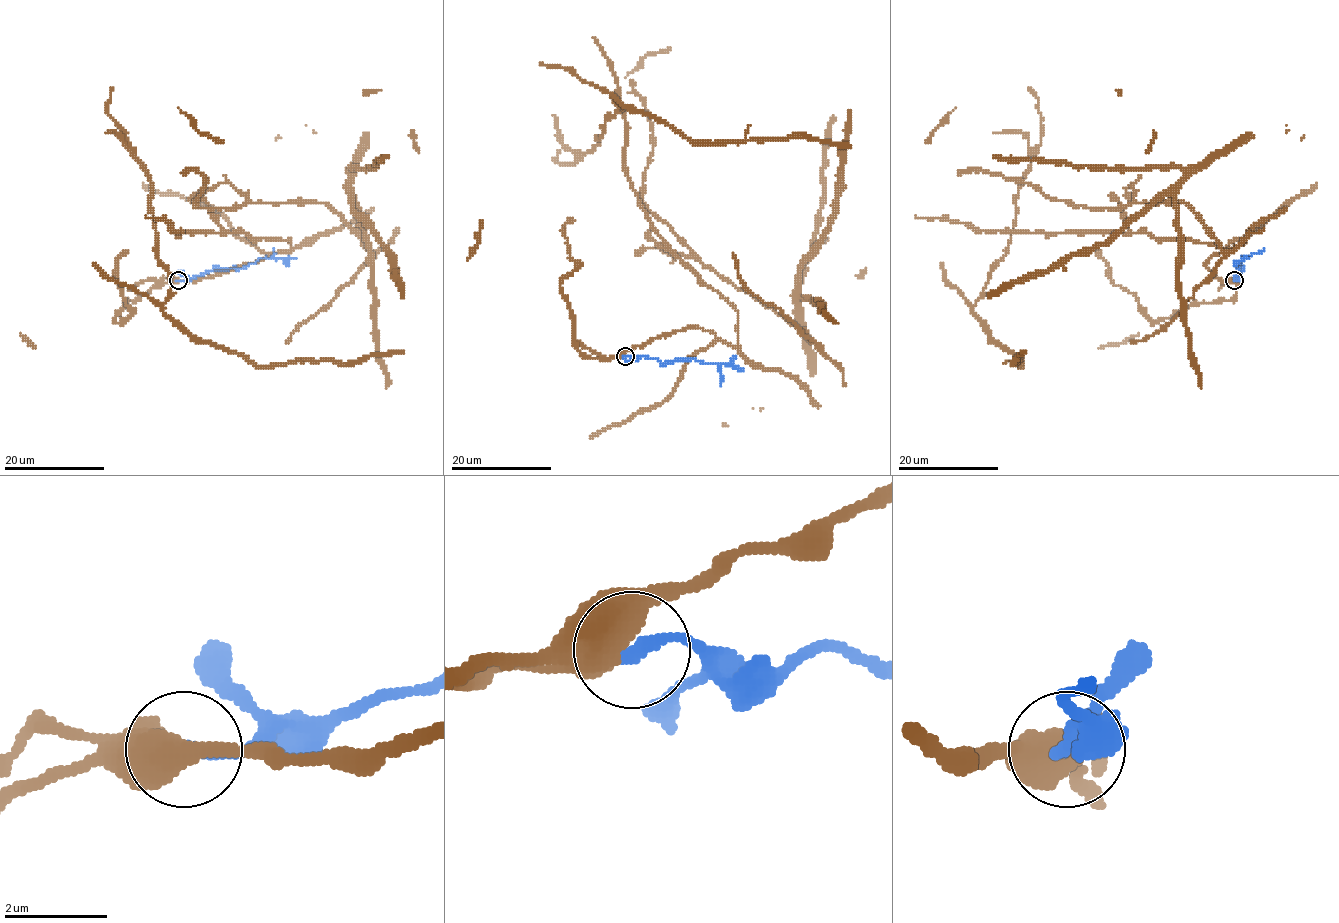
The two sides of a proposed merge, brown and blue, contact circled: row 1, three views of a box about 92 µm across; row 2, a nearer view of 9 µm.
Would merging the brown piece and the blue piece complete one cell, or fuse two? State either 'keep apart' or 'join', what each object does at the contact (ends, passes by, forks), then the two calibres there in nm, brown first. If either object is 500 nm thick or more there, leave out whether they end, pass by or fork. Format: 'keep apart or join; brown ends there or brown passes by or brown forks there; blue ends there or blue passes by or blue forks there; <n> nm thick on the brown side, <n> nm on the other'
keep apart; 550 nm thick on the brown side, 240 nm on the other

